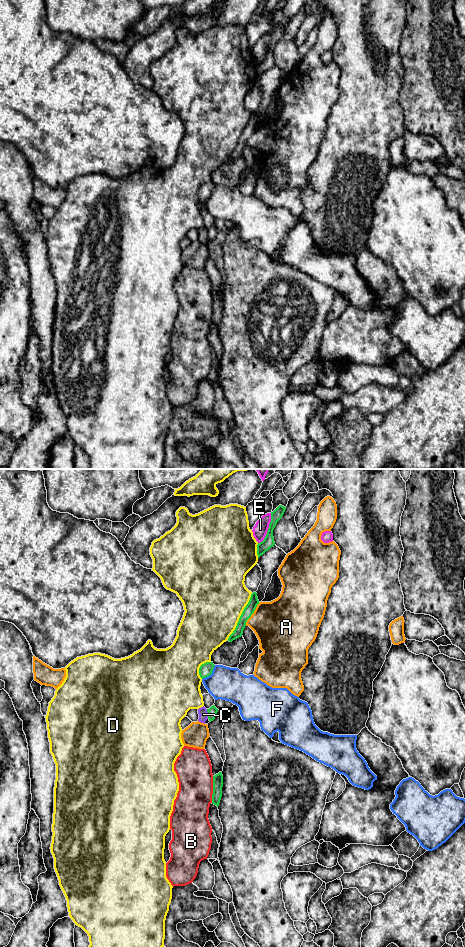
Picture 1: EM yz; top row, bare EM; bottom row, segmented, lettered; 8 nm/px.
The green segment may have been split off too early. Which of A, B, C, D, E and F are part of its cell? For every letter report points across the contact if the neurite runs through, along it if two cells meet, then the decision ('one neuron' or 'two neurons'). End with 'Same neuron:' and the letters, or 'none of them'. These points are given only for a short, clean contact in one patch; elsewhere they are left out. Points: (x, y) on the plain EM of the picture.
A: two neurons
B: two neurons
C: border along yz (206, 229), (208, 238); two neurons
D: two neurons
E: two neurons
F: two neurons
Same neuron: none of them

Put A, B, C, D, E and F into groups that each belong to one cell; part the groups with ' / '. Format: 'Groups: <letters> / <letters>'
Groups: A / B / C E / D / F

